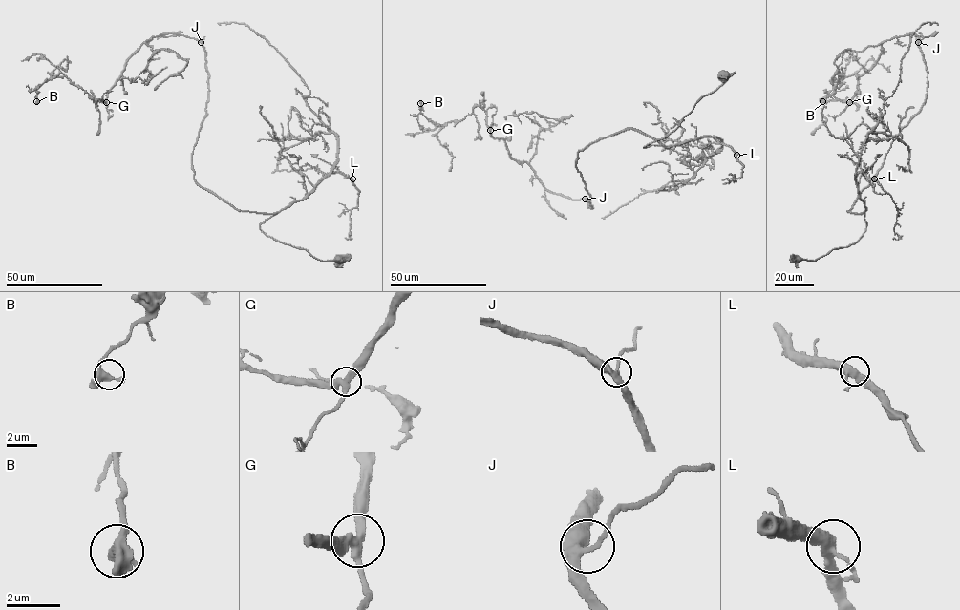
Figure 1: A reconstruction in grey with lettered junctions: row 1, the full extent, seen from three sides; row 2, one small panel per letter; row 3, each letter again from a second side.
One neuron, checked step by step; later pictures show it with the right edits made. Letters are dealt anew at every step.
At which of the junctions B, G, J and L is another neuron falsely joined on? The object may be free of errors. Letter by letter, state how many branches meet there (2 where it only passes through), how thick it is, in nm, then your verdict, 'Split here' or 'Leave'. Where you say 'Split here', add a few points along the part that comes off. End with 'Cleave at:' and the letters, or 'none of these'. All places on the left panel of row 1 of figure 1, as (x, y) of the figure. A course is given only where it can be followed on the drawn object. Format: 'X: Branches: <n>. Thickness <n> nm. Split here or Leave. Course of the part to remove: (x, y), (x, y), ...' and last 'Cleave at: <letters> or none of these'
B: Branches: 3. Thickness 360 nm. Leave
G: Branches: 3. Thickness 360 nm. Leave
J: Branches: 3. Thickness 360 nm. Leave
L: Branches: 3. Thickness 340 nm. Leave
Cleave at: none of these

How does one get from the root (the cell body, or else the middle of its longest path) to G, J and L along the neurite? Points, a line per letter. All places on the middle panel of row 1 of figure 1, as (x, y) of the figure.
G: (725, 75), (676, 129), (643, 147), (660, 145), (625, 129), (579, 151), (592, 208), (548, 191), (490, 131)
J: (725, 75), (676, 129), (643, 147), (660, 145), (625, 129), (580, 150), (576, 167), (592, 208), (585, 199)
L: (725, 75), (725, 80), (704, 95), (676, 129), (643, 147), (675, 145), (713, 136), (728, 145), (736, 155)

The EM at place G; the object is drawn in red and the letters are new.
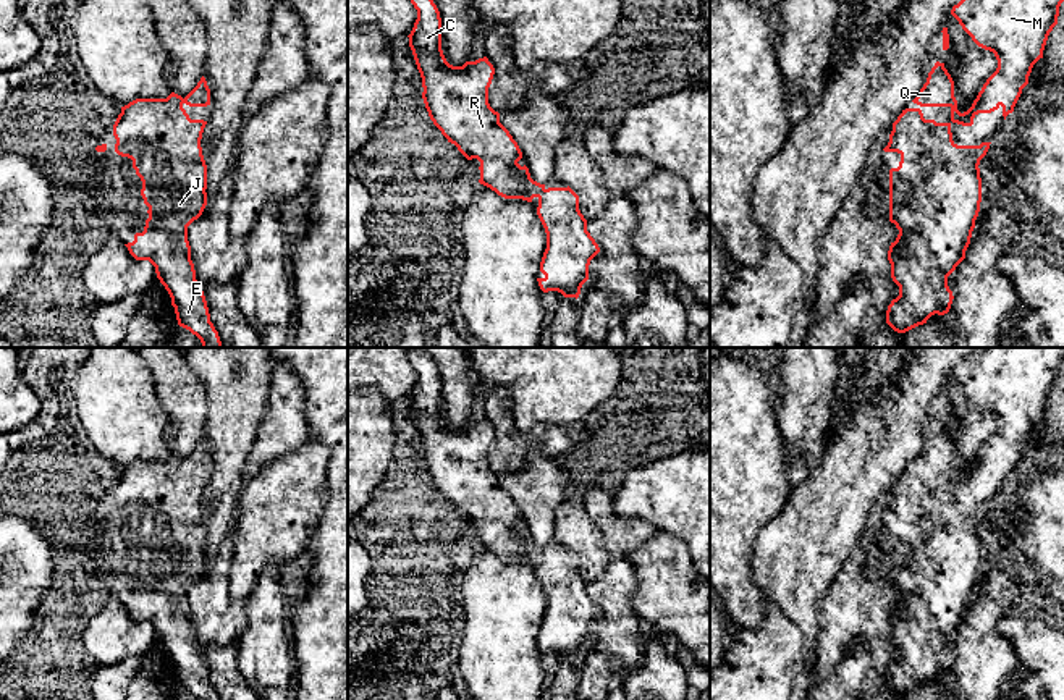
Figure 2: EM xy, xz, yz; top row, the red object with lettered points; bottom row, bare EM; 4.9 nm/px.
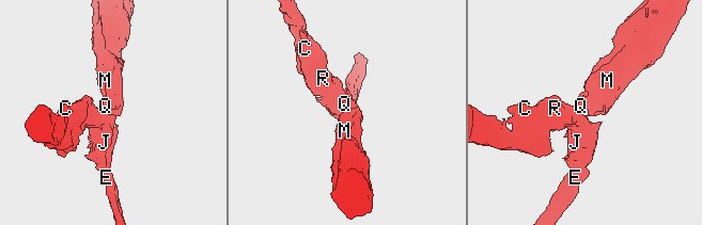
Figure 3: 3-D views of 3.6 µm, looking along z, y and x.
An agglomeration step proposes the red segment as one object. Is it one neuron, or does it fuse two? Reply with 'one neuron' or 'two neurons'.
one neuron

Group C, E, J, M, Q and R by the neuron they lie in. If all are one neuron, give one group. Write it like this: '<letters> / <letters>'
C E J M Q R

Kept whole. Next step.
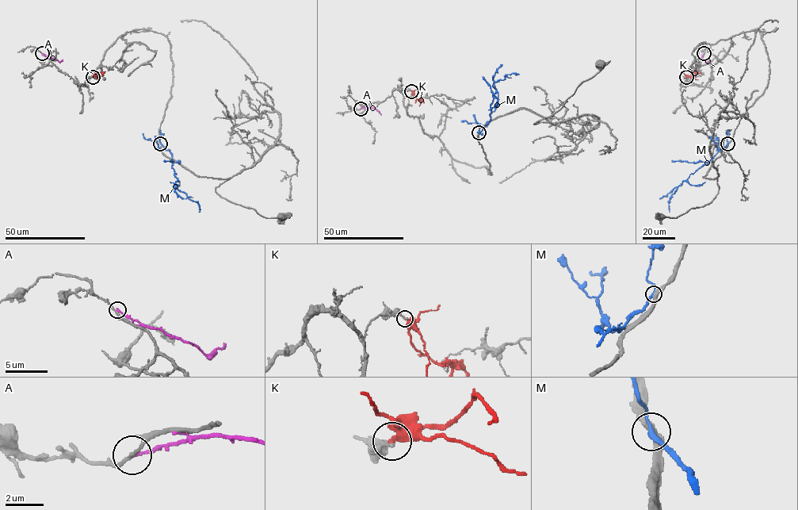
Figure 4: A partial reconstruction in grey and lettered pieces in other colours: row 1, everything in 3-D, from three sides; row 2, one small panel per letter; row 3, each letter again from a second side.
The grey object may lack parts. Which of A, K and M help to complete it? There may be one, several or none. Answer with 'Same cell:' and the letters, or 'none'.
Same cell: none

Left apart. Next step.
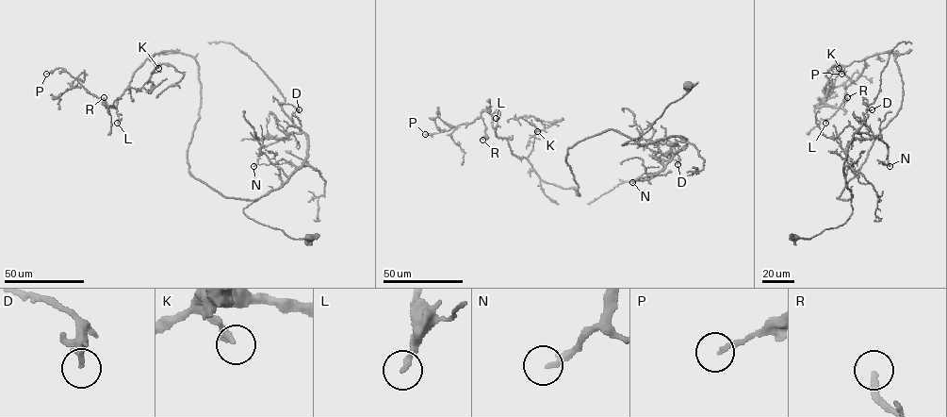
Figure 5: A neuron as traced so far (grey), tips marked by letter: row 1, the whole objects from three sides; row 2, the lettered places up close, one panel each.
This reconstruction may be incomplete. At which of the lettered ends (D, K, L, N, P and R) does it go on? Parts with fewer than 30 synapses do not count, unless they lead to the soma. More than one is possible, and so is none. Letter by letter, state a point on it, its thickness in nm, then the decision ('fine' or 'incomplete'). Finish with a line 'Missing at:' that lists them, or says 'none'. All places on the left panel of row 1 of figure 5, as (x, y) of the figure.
D: place (299, 109); calibre 150 nm; fine
K: place (158, 68); calibre 280 nm; fine
L: place (117, 123); calibre 200 nm; incomplete
N: place (253, 166); calibre 240 nm; fine
P: place (46, 74); calibre 170 nm; fine
R: place (104, 97); calibre 220 nm; incomplete
Missing at: L, R

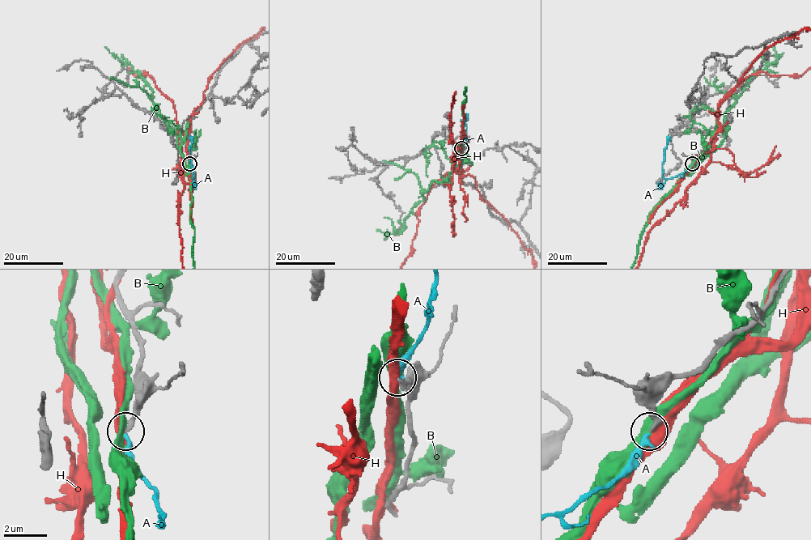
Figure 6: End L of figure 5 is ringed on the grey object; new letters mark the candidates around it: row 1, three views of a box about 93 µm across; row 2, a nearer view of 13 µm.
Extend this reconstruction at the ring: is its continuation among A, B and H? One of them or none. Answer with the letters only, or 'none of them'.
A

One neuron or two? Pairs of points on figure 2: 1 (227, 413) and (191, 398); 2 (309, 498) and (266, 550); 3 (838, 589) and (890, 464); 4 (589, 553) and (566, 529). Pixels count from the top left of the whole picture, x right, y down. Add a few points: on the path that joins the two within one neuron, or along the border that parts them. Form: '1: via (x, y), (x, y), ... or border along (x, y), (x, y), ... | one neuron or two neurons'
1: border along (191, 369), (201, 382), (206, 396), (204, 437) | two neurons
2: via (296, 511), (270, 537) | one neuron
3: border along (836, 577), (828, 587) | two neurons
4: via (584, 547), (573, 535) | one neuron

